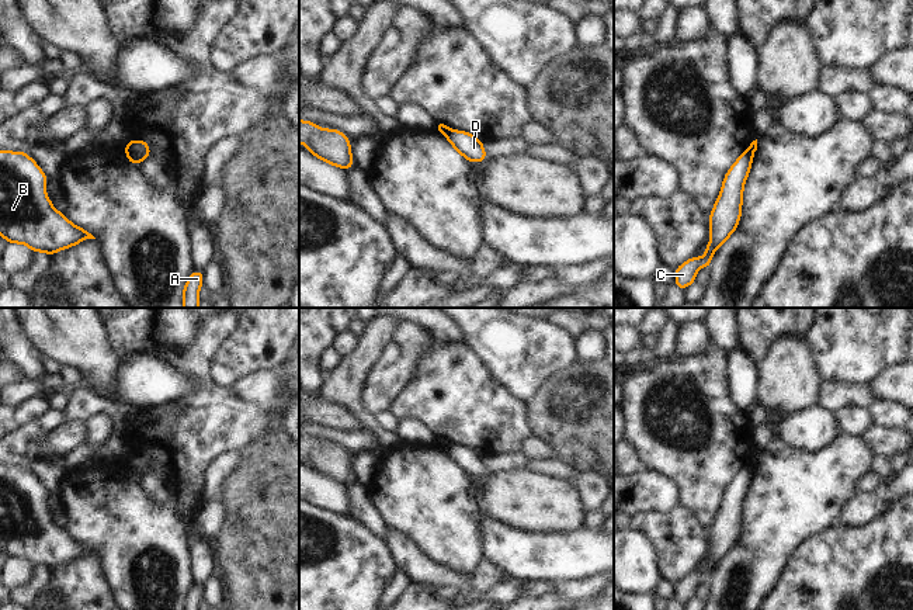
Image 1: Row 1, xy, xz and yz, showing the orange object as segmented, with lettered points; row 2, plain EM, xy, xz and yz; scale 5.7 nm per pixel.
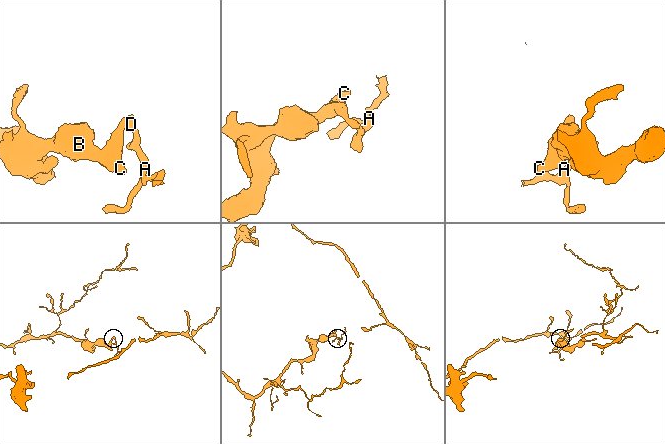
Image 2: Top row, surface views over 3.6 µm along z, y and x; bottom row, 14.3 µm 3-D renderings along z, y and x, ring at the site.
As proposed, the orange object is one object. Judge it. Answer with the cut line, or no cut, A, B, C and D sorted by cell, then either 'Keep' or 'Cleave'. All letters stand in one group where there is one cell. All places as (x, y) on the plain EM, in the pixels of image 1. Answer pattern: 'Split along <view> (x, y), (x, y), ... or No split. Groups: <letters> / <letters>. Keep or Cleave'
Split along xy (127, 465), (141, 474). Groups: A D / B C. Cleave

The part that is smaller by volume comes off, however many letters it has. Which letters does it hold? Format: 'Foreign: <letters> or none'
Foreign: A, D

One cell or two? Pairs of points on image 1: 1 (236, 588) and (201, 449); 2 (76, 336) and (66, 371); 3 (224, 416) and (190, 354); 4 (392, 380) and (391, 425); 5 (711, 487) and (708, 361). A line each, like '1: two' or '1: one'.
1: two
2: two
3: one
4: two
5: one

